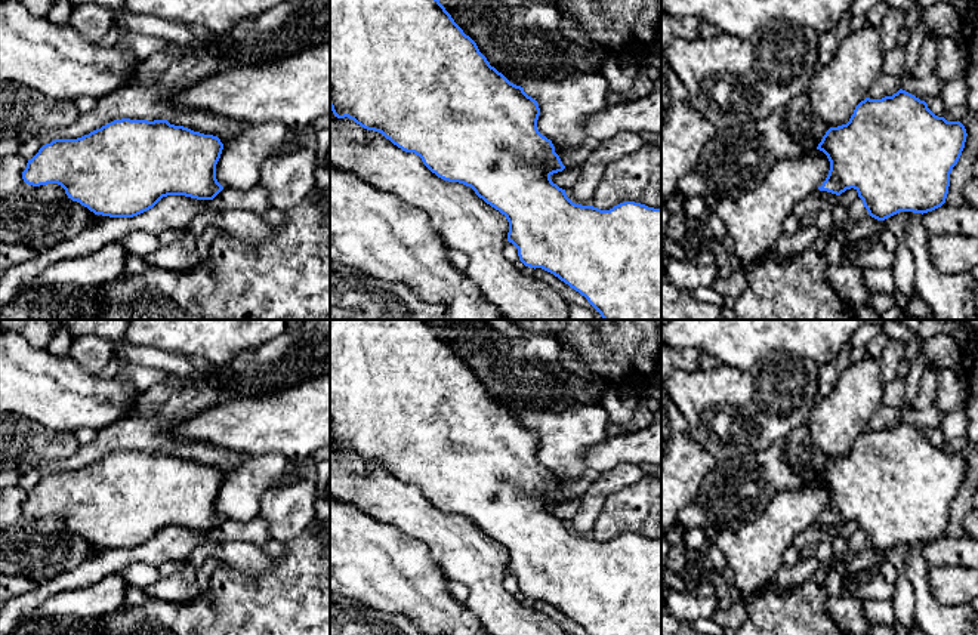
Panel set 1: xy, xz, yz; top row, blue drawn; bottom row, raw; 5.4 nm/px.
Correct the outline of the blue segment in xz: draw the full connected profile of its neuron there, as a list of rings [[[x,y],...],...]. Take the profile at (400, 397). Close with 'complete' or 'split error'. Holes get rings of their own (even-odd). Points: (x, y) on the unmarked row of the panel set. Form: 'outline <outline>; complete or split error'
outline [[[330,320],[330,440],[337,450],[351,450],[367,462],[382,465],[405,484],[414,484],[438,509],[471,518],[487,536],[506,548],[507,573],[518,580],[519,592],[530,599],[542,599],[587,631],[589,635],[661,635],[661,540],[635,533],[624,533],[610,542],[573,534],[565,521],[552,514],[553,505],[562,503],[559,487],[550,471],[537,460],[540,440],[524,419],[510,414],[490,397],[476,374],[463,364],[451,346],[425,320]]]; complete

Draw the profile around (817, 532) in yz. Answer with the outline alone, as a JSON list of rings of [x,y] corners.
[[[815,521],[796,536],[793,546],[800,551],[806,546],[815,546],[823,540],[832,540],[837,534],[839,534],[839,527]]]

